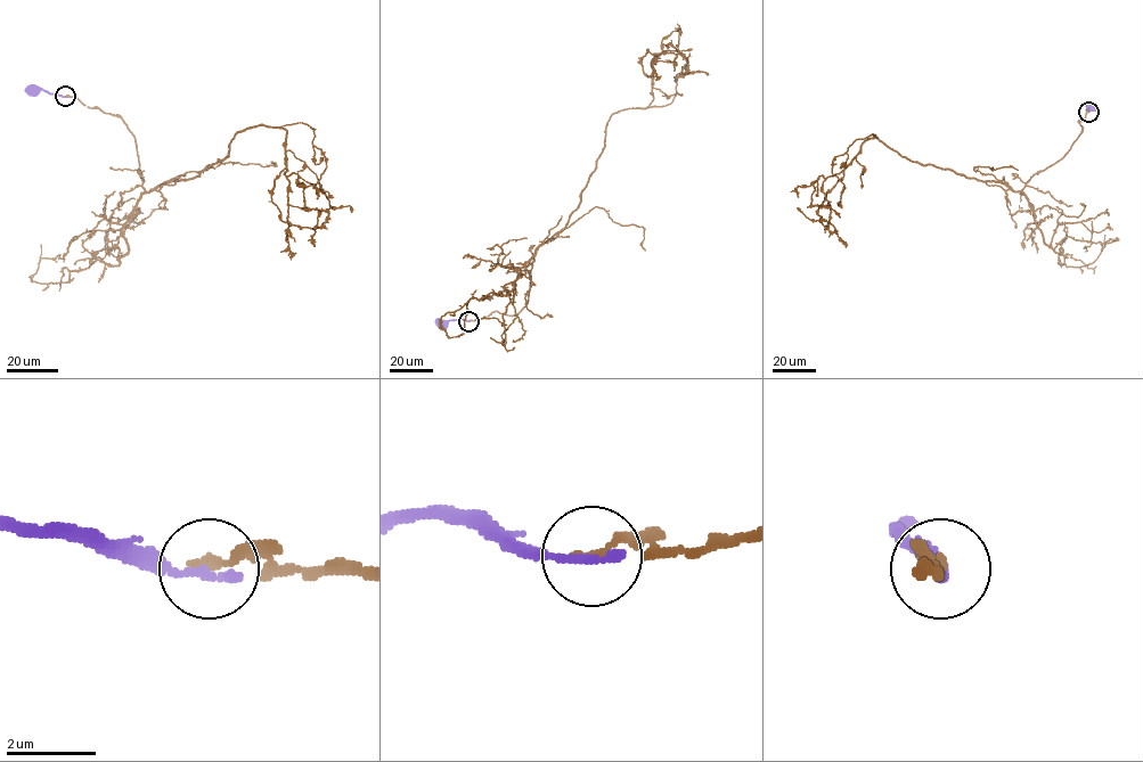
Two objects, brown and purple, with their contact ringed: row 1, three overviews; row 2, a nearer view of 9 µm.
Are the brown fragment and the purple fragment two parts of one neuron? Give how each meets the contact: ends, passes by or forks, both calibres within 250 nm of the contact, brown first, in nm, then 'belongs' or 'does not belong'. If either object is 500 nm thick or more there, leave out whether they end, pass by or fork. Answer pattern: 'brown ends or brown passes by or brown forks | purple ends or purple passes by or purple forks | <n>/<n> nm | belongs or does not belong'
brown ends | purple ends | 200/260 nm | belongs

